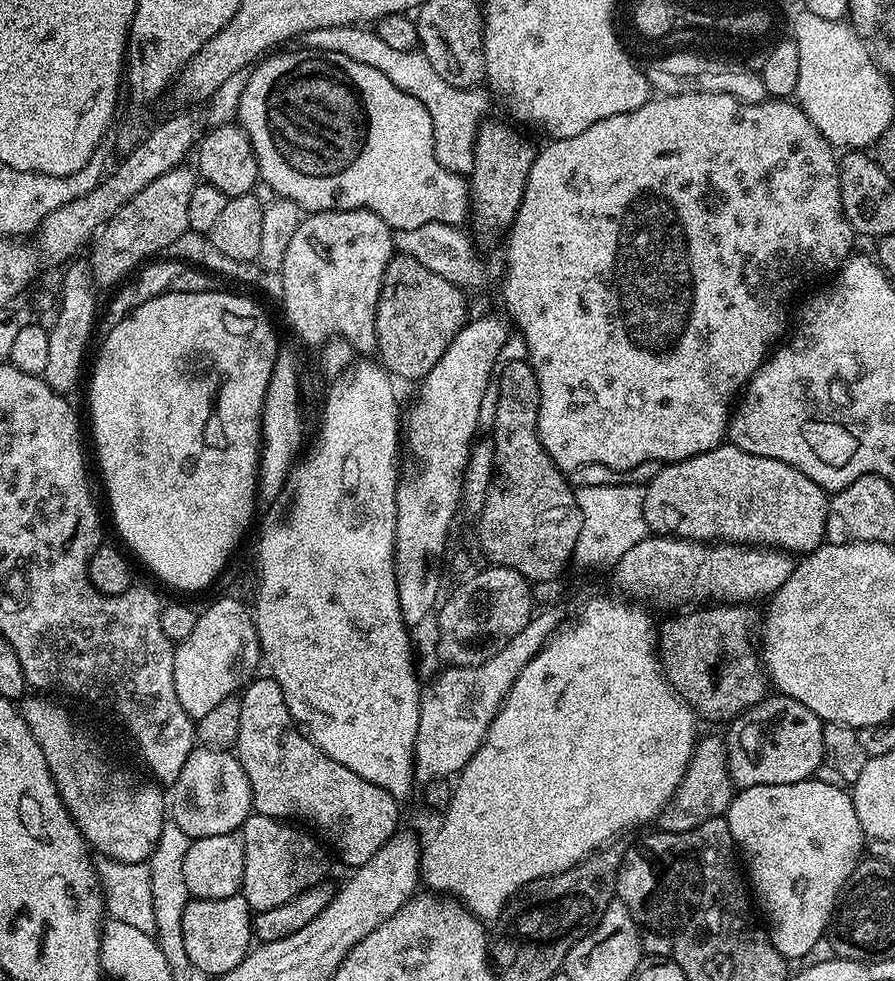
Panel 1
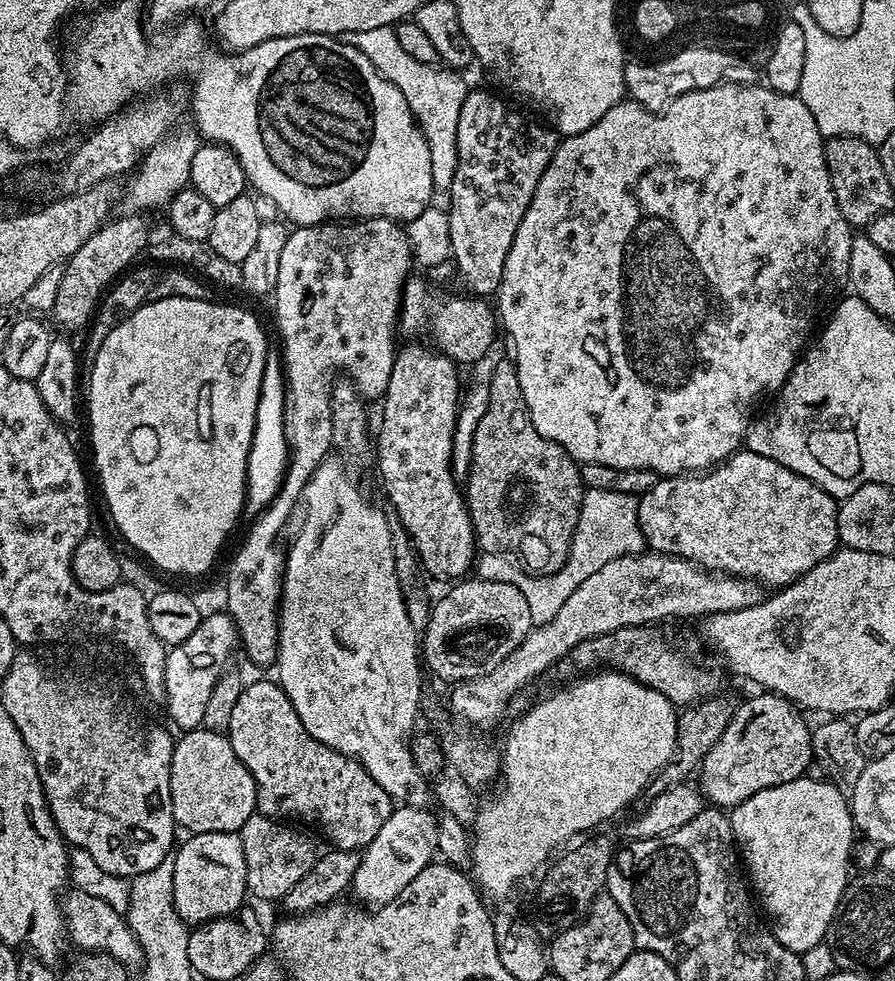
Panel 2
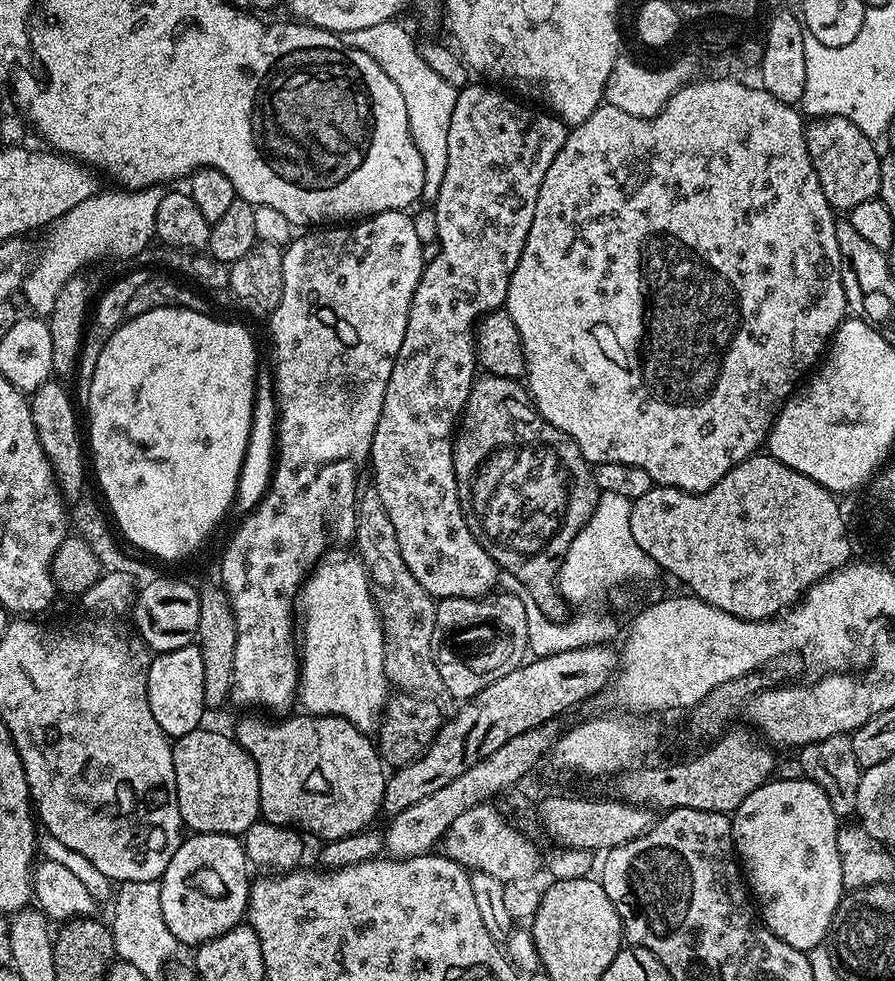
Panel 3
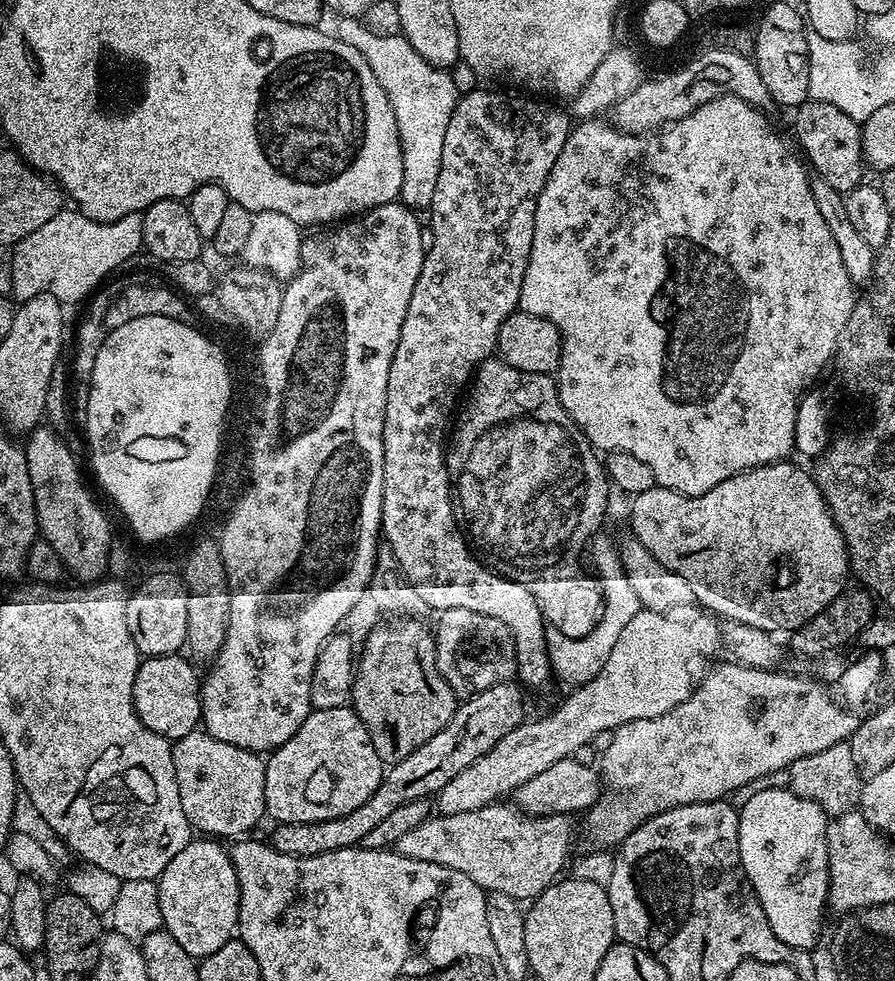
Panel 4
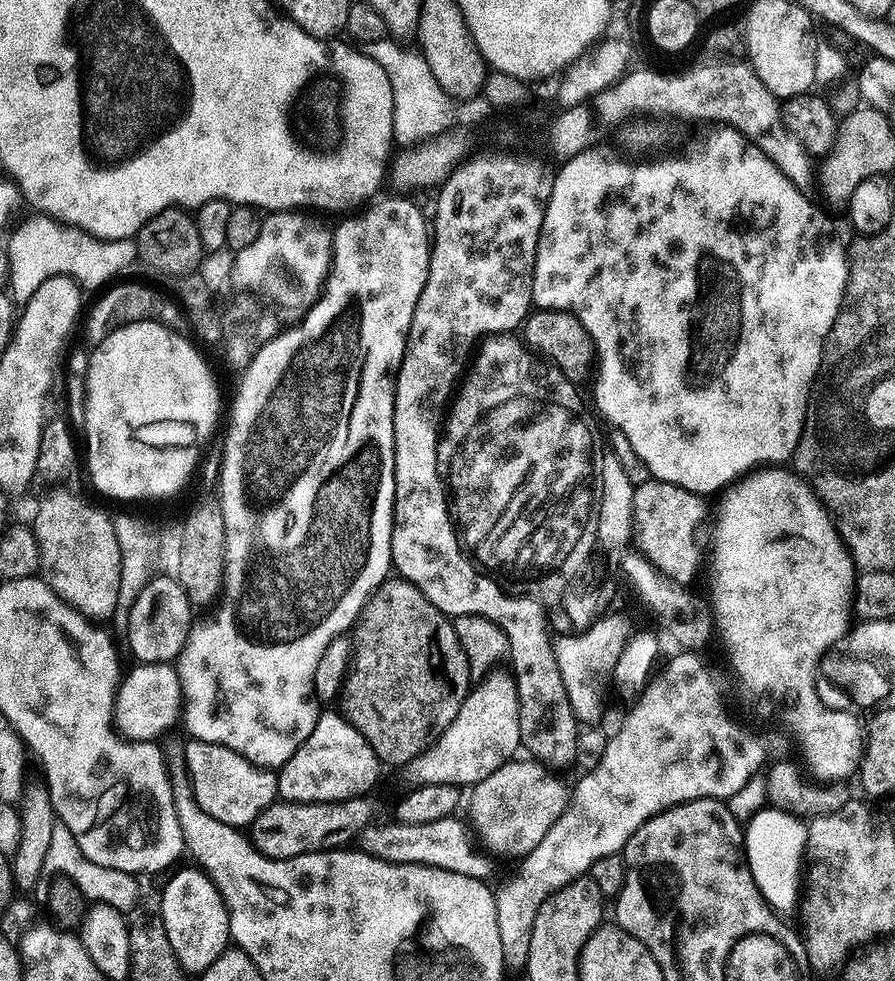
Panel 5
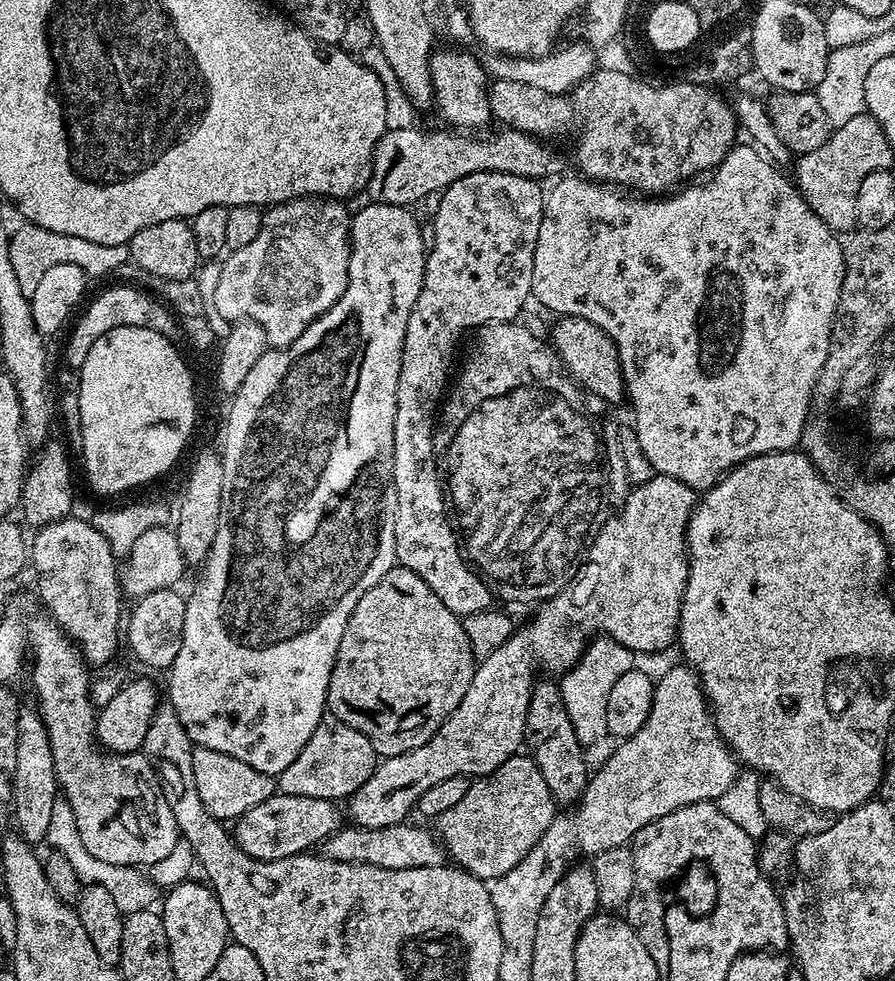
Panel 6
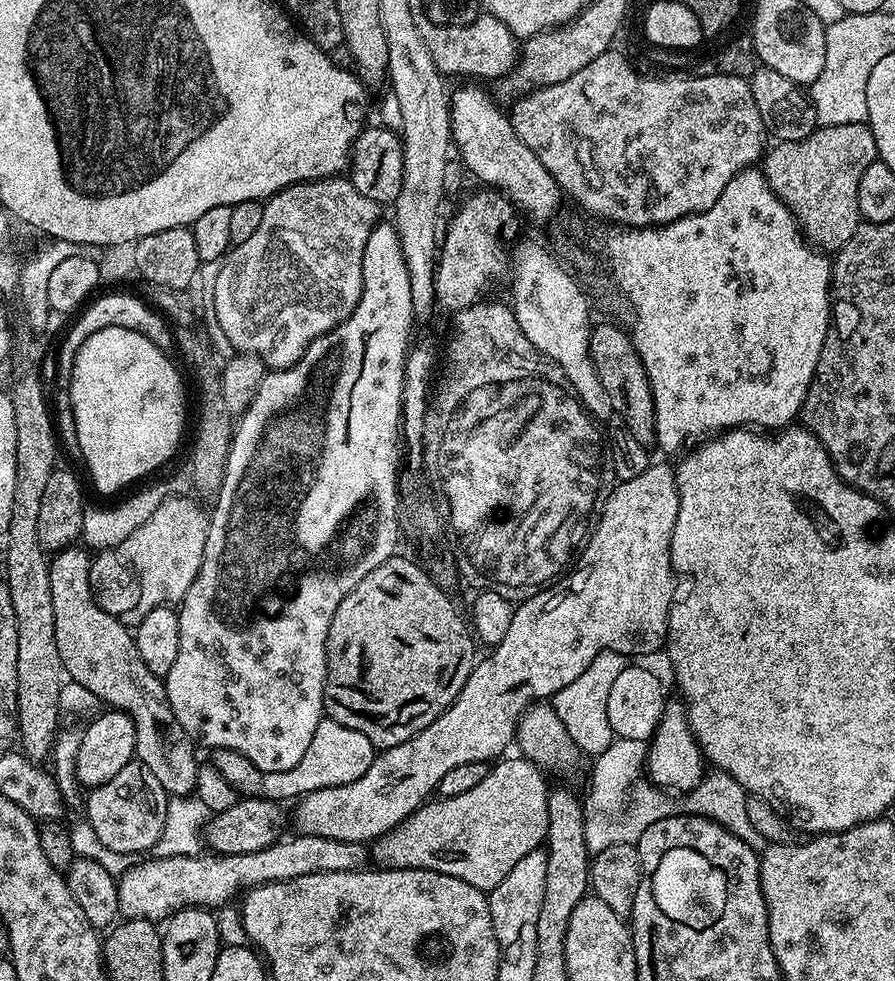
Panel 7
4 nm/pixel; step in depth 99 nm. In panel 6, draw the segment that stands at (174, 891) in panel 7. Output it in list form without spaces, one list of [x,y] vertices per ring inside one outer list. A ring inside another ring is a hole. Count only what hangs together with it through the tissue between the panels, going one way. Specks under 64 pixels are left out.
[[[413,822],[382,826],[381,828],[358,828],[342,826],[318,845],[319,851],[334,862],[369,864],[382,870],[410,870],[422,866],[438,866],[445,863],[443,844],[431,831],[419,828]],[[432,835],[432,836],[431,836]]]

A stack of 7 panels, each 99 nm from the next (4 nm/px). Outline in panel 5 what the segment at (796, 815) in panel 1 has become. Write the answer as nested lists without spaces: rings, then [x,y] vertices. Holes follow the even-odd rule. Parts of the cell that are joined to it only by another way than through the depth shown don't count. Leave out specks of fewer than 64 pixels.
[[[765,806],[760,809],[759,812],[755,812],[749,820],[746,821],[746,827],[744,828],[744,857],[748,860],[750,866],[750,874],[754,878],[754,882],[758,886],[758,890],[762,894],[765,904],[777,914],[785,914],[784,912],[795,913],[799,909],[802,901],[802,877],[806,872],[806,853],[808,850],[808,824],[805,823],[801,817],[796,816],[793,812],[784,812],[781,808],[774,808],[771,806]]]

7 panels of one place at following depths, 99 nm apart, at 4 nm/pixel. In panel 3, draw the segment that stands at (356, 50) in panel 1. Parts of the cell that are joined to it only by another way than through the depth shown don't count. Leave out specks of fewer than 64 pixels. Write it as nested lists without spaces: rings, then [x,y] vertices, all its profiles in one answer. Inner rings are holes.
[[[397,19],[378,22],[378,26],[365,26],[363,30],[354,33],[354,47],[362,50],[362,54],[370,54],[382,70],[386,70],[386,75],[394,81],[394,86],[398,86],[398,91],[402,94],[402,99],[406,102],[406,118],[410,126],[410,138],[414,146],[418,148],[421,155],[422,166],[422,192],[420,200],[425,205],[435,205],[438,198],[438,190],[442,190],[442,178],[446,178],[446,134],[450,134],[450,114],[454,114],[454,102],[458,89],[450,86],[449,82],[432,70],[422,58],[417,41],[412,41],[412,36],[397,23]]]

